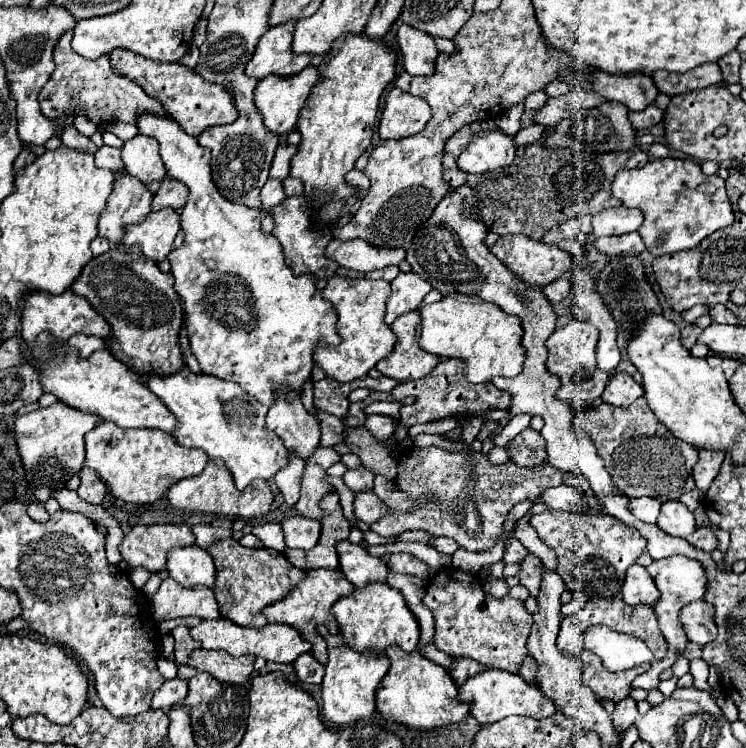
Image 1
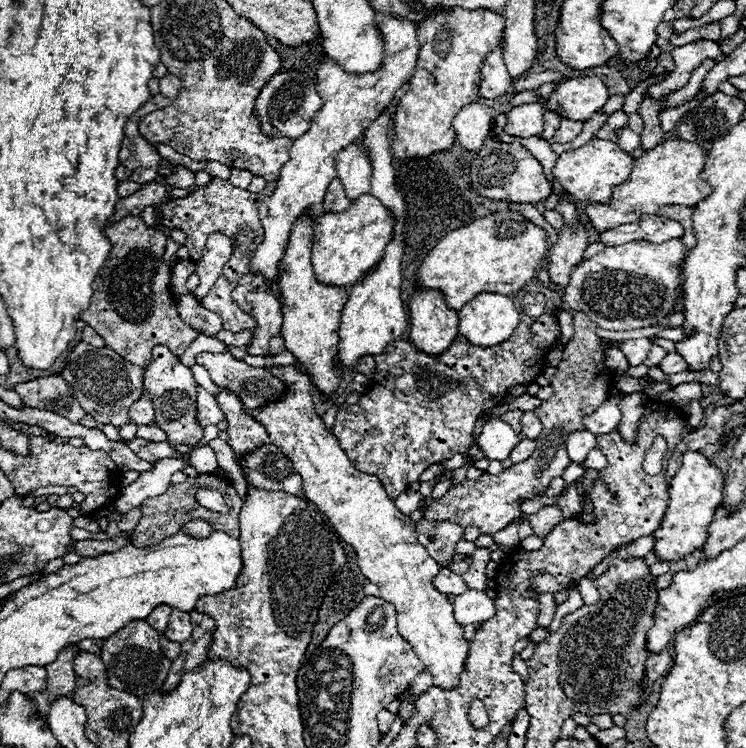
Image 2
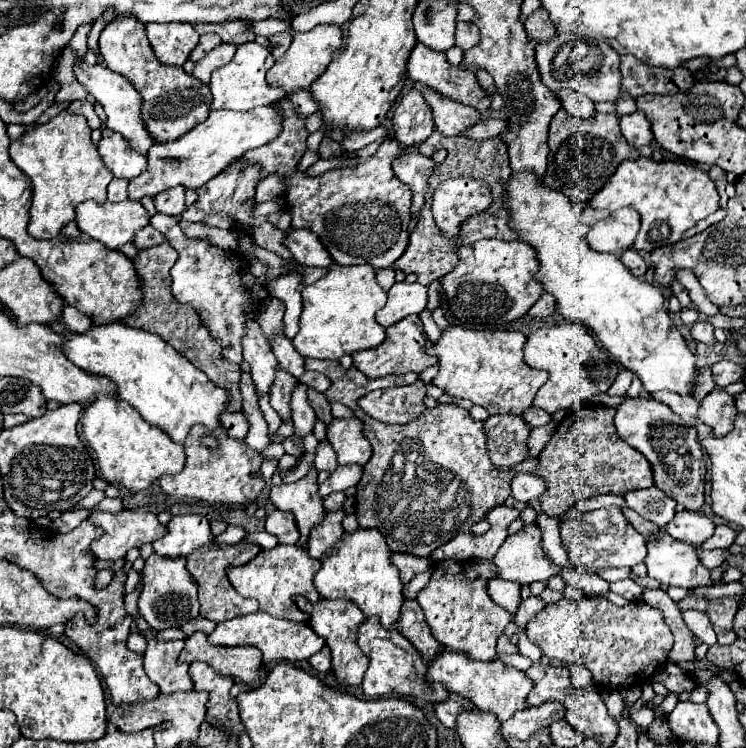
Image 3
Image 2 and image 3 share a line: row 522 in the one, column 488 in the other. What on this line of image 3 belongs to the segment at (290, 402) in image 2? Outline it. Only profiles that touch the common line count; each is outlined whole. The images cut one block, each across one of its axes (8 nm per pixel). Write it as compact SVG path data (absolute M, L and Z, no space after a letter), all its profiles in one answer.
M450 324L444 332L438 344L434 344L430 348L430 352L434 356L438 356L438 374L434 376L432 384L442 388L446 394L454 396L454 398L466 398L482 408L488 410L488 414L518 414L522 416L534 400L534 394L538 392L538 388L548 380L548 374L544 370L536 370L524 364L522 358L522 348L524 348L526 336L520 332L502 332L502 330L494 330L494 332L486 332L486 330L466 330L462 326Z

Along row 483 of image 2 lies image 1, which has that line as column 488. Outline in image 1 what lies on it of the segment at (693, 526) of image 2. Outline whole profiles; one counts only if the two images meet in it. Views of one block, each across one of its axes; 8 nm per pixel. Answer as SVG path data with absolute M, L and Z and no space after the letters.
M490 668L488 672L482 672L480 676L470 678L464 686L458 688L458 692L460 692L460 700L472 702L472 716L478 718L480 724L492 724L492 722L498 722L512 714L542 720L542 718L548 718L558 712L554 702L548 696L540 694L534 686L530 686L520 674L512 674L512 672L504 672L504 670Z

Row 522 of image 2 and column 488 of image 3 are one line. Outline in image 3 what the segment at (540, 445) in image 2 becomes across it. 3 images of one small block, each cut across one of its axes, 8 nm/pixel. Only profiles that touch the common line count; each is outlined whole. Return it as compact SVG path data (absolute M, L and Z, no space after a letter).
M314 358L306 360L306 370L318 370L326 374L332 380L332 386L324 392L326 400L330 403L340 402L340 398L344 396L346 402L342 404L348 406L364 422L364 436L370 440L374 452L372 452L372 458L364 466L362 480L356 484L356 504L358 504L356 516L358 516L360 528L380 530L392 552L430 556L438 546L452 540L454 534L470 532L472 524L484 518L490 508L504 504L504 500L510 496L510 482L514 478L514 472L498 470L490 462L482 422L474 422L468 410L452 406L452 404L438 404L436 408L426 408L426 412L422 412L418 420L412 420L402 426L388 426L388 424L382 424L366 416L366 412L358 408L358 400L364 394L378 390L378 388L413 384L418 379L416 373L388 374L388 376L370 380L356 368L344 368L340 362L332 362L332 360L322 362Z

